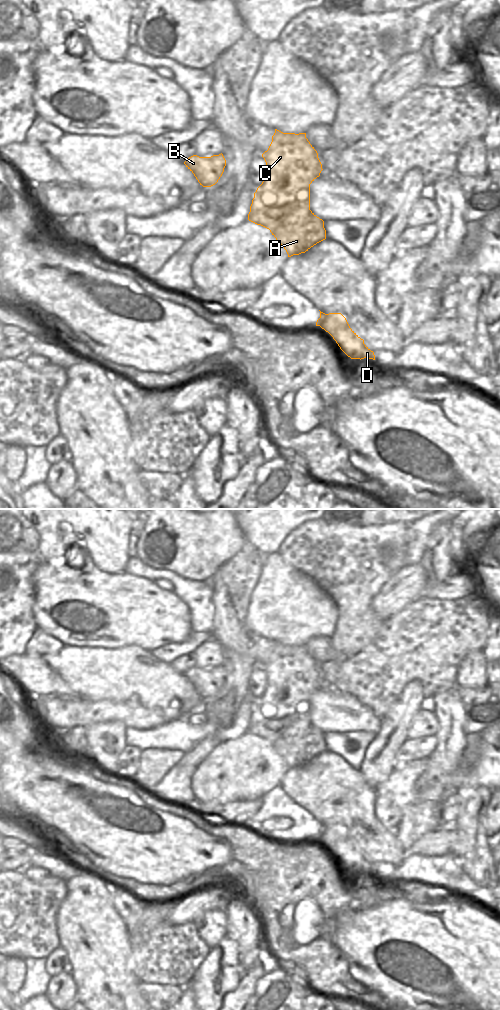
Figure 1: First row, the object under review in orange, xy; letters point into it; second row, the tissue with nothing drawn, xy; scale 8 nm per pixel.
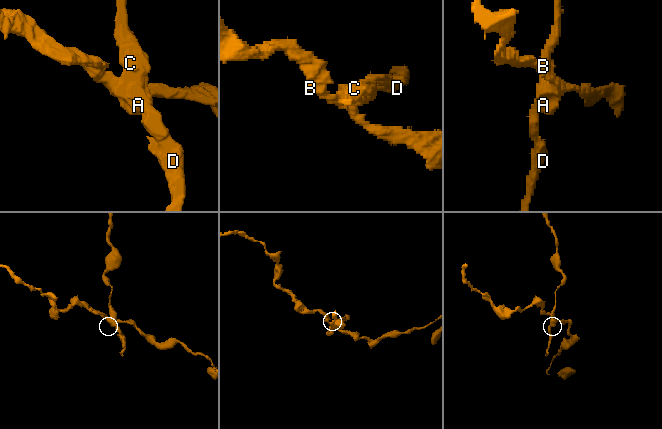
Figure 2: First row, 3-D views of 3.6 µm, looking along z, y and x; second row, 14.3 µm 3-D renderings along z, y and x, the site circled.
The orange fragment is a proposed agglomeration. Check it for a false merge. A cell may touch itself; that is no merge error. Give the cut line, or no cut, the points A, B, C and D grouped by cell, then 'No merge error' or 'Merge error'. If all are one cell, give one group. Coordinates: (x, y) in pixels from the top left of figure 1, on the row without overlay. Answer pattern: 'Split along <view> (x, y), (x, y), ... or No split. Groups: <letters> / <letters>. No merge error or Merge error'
Split along xy (268, 729), (278, 736), (286, 735). Groups: A C D / B. Merge error

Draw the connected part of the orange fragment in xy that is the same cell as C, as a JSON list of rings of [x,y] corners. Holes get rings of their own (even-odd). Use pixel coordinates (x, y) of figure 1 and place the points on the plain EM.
[[[275,641],[272,654],[268,662],[262,666],[262,669],[266,674],[266,688],[254,705],[248,732],[269,741],[278,755],[286,762],[288,769],[305,765],[311,759],[326,751],[324,733],[310,722],[310,696],[320,688],[323,682],[318,665],[306,650],[306,645],[283,645]],[[270,729],[275,731],[281,729],[286,736],[278,737],[277,733],[271,733]]]

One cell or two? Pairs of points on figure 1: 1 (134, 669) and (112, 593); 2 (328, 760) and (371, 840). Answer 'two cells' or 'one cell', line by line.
1: two cells
2: one cell

